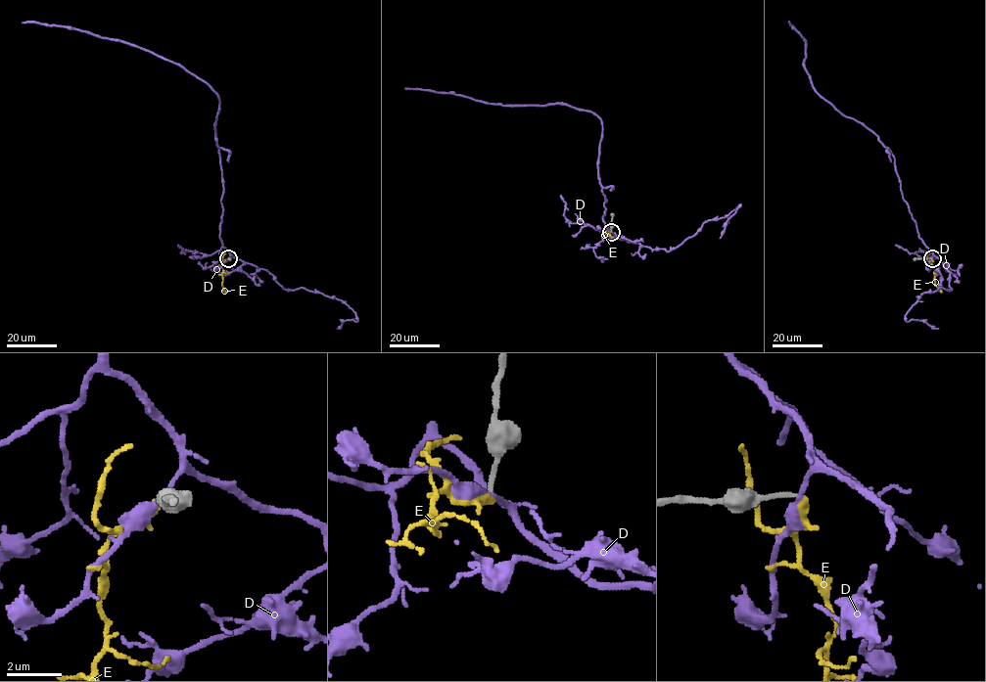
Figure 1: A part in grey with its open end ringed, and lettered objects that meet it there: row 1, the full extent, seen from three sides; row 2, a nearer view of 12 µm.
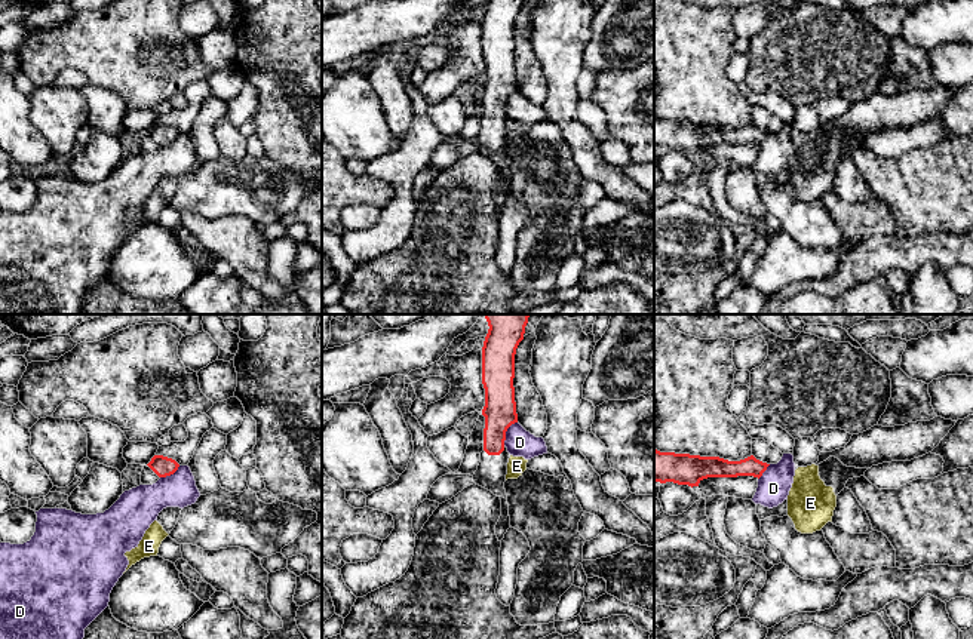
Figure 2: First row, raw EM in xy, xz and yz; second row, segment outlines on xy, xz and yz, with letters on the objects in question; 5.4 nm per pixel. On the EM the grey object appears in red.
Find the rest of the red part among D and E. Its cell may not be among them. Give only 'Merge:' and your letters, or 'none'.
Merge: none

